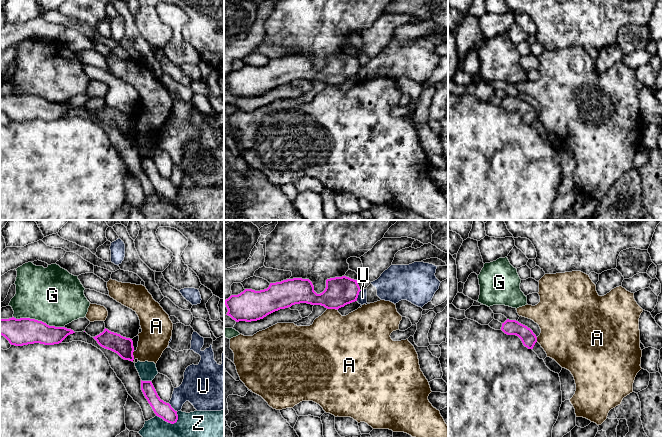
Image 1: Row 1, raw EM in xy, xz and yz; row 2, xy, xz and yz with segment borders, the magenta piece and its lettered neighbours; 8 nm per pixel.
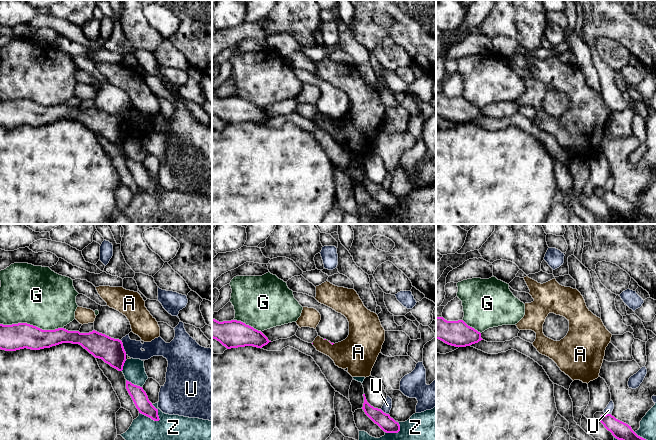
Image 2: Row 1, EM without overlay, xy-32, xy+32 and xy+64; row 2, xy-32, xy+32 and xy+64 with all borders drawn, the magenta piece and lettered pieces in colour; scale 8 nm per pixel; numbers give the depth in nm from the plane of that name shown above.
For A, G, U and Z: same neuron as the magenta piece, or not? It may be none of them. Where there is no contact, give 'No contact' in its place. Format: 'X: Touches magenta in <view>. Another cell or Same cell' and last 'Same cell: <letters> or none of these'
A: Touches magenta in xy. Another cell
G: Touches magenta in xy. Another cell
U: Touches magenta in xz. Another cell
Z: Touches magenta in xy. Another cell
Same cell: none of these

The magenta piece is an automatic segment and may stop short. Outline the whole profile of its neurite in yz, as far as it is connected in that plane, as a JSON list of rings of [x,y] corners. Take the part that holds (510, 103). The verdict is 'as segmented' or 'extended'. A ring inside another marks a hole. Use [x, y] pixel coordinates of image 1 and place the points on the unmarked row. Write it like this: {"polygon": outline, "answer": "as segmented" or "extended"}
{"polygon": [[[507,95],[504,99],[502,99],[501,106],[507,111],[518,112],[523,121],[528,125],[533,125],[537,118],[537,113],[533,107],[516,96]]], "answer": "as segmented"}

